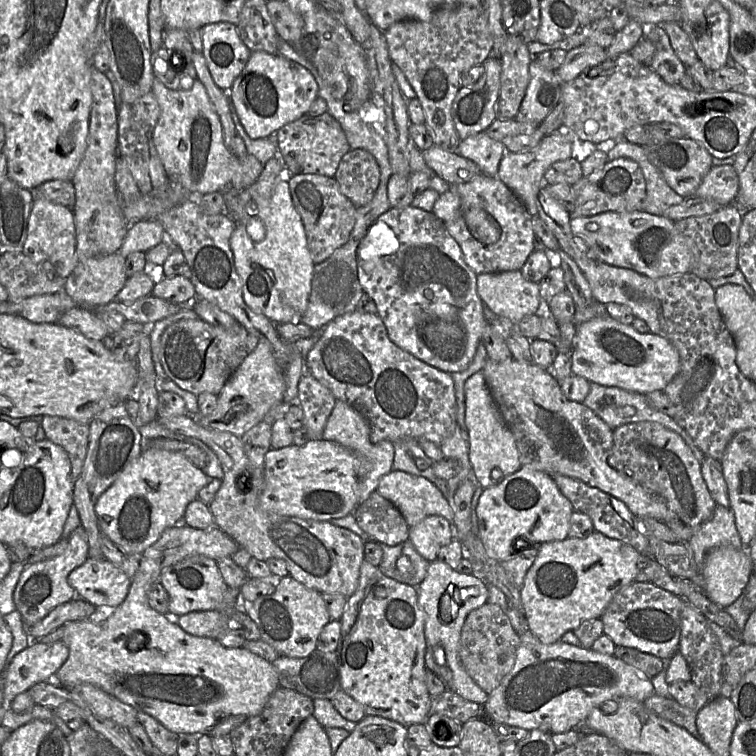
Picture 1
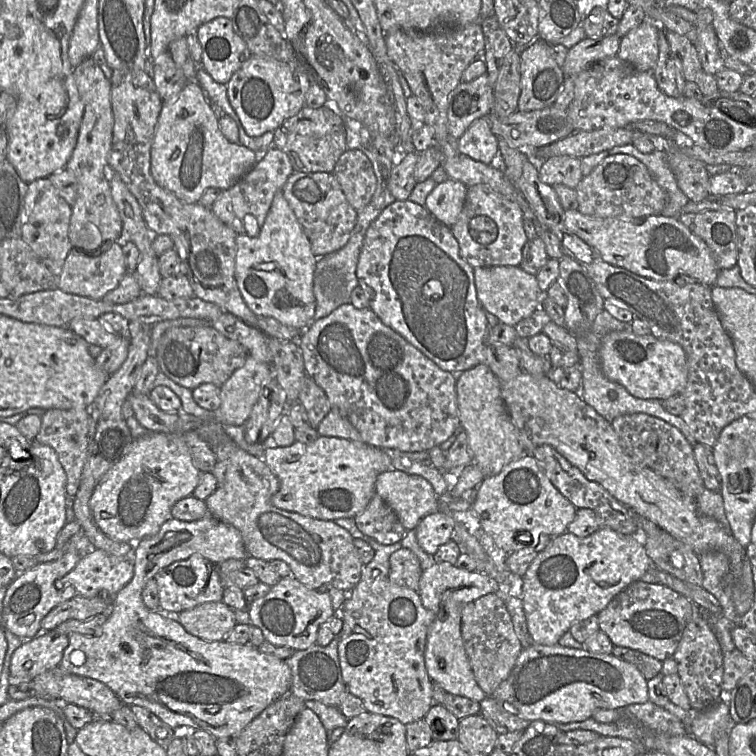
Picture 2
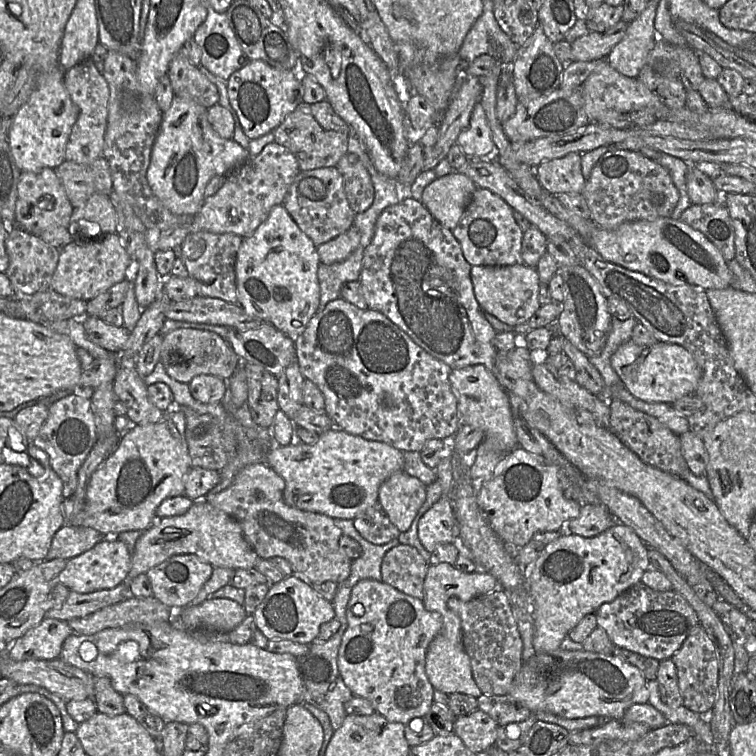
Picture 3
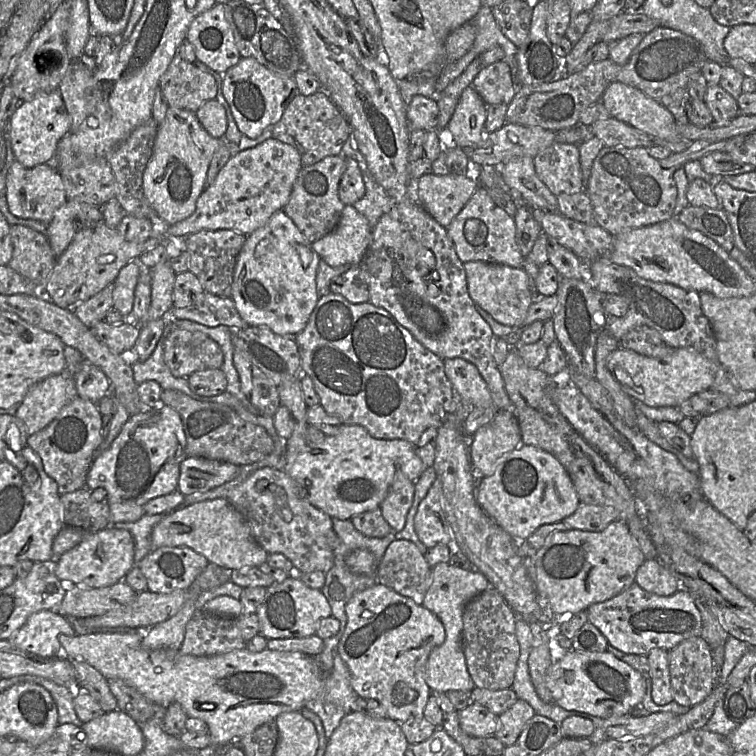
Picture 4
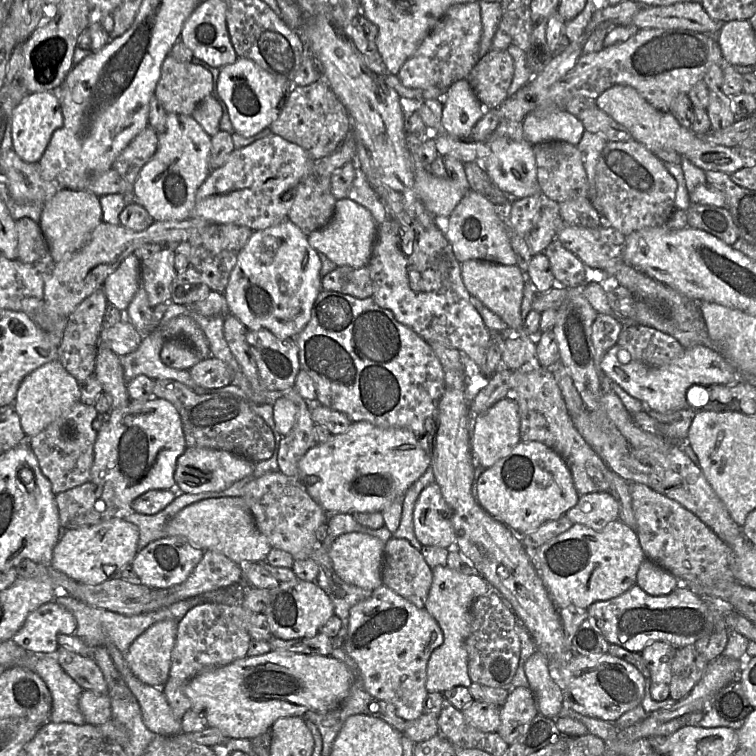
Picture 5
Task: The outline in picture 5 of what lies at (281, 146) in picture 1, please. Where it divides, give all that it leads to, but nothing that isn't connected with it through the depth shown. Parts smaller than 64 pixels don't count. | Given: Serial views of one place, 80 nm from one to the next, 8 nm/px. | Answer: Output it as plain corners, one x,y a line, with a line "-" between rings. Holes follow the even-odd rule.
324,78
307,85
295,86
279,117
270,125
273,134
304,148
314,161
329,156
342,144
350,129
350,116

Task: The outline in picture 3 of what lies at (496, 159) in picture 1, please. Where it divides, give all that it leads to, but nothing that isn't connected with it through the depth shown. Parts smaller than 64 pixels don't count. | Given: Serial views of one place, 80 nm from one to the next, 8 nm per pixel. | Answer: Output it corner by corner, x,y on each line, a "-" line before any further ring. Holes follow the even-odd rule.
480,102
474,106
469,126
458,135
456,143
470,159
496,160
497,147

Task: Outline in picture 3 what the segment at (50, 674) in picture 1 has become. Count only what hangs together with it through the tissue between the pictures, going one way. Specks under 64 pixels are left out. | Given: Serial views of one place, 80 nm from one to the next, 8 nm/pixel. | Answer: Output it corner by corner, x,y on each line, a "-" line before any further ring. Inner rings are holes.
45,617
37,626
11,642
8,653
15,661
53,660
60,657
65,639
73,633
67,621

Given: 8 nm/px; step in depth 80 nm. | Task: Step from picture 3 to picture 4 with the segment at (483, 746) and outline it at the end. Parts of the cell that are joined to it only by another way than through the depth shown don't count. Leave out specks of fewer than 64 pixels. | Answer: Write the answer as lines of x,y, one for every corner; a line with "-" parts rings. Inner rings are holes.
476,702
459,711
461,729
472,737
495,735
498,729
499,716

